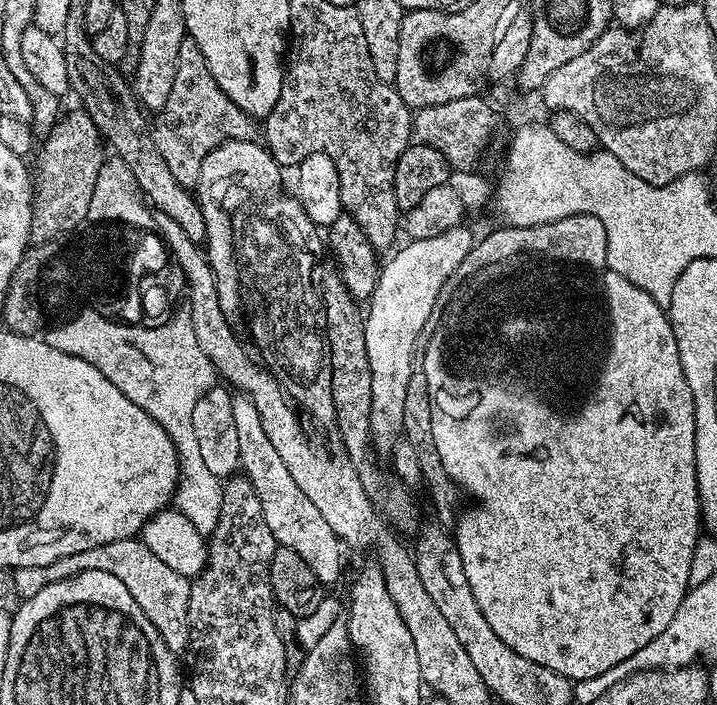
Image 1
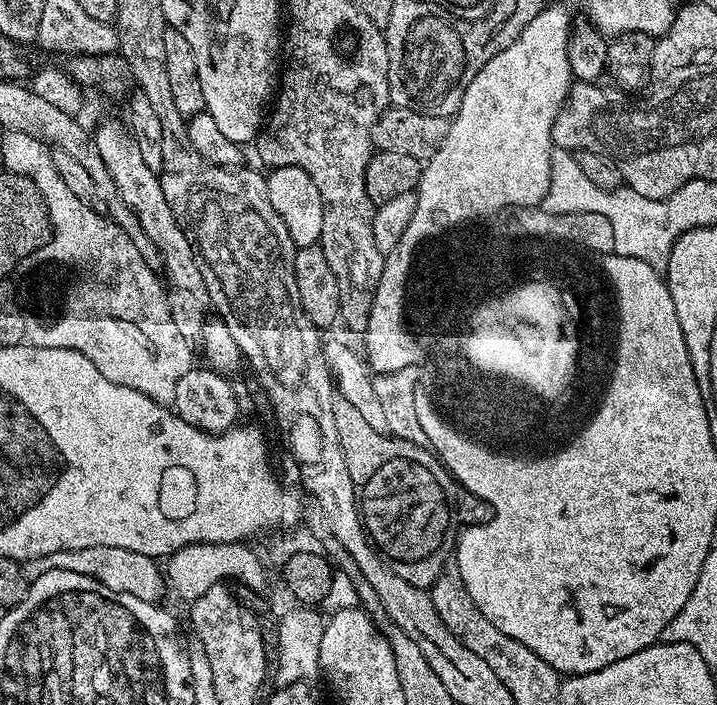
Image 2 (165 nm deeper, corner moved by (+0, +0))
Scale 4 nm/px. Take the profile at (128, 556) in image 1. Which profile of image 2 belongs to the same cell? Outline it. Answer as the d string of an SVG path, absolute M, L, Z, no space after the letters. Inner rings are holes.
M86 546L86 550L66 550L23 561L29 582L50 570L74 570L74 574L94 578L118 594L134 594L134 598L142 598L142 602L160 604L166 593L166 576L161 565L159 568L156 564L159 563L151 556L138 554L134 550L122 550L118 546Z

